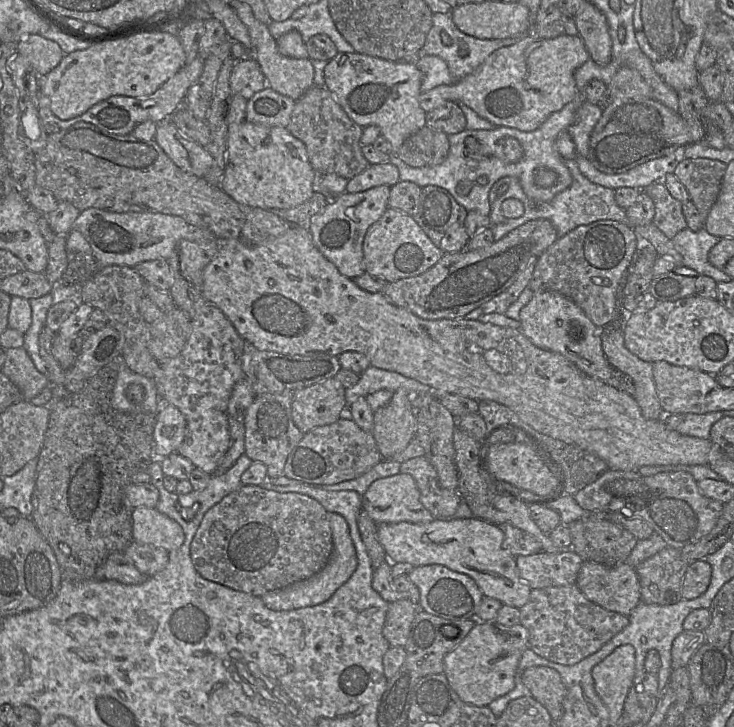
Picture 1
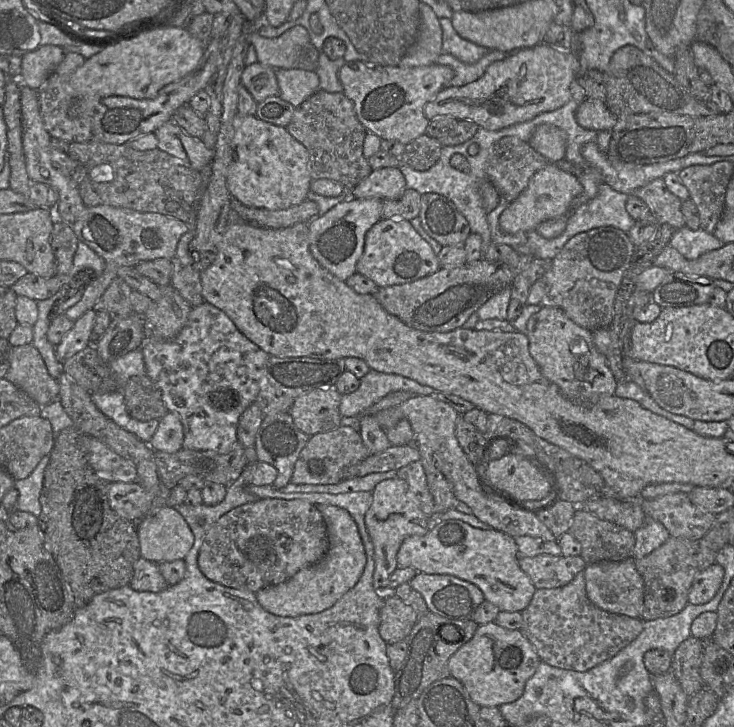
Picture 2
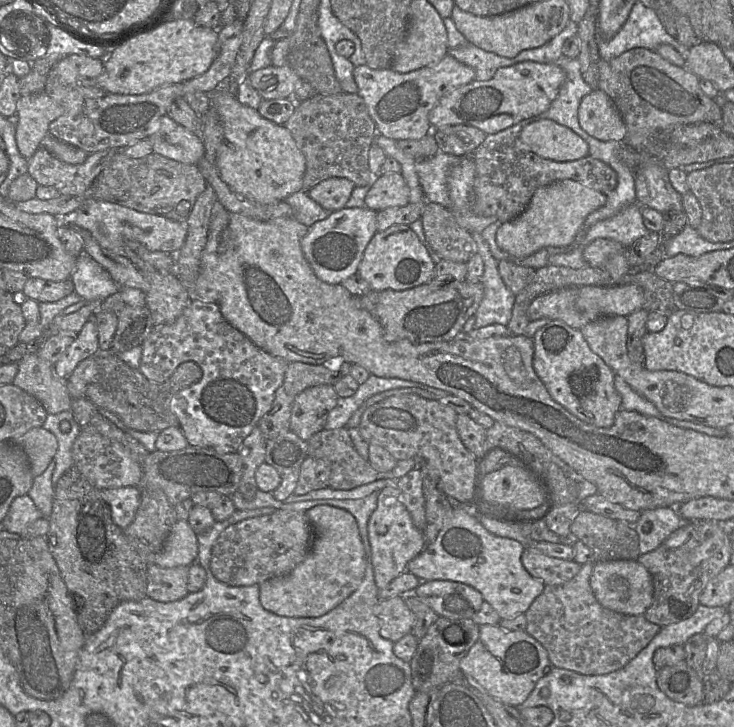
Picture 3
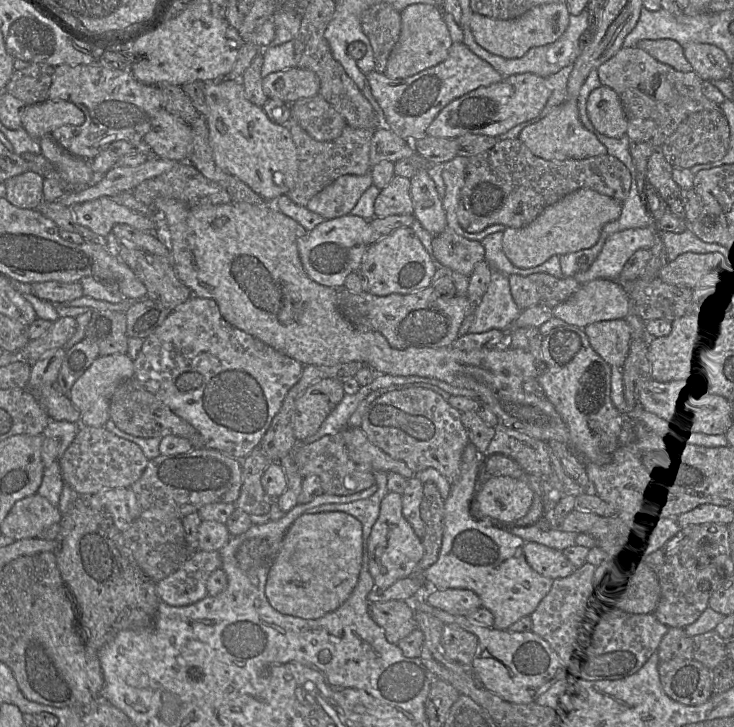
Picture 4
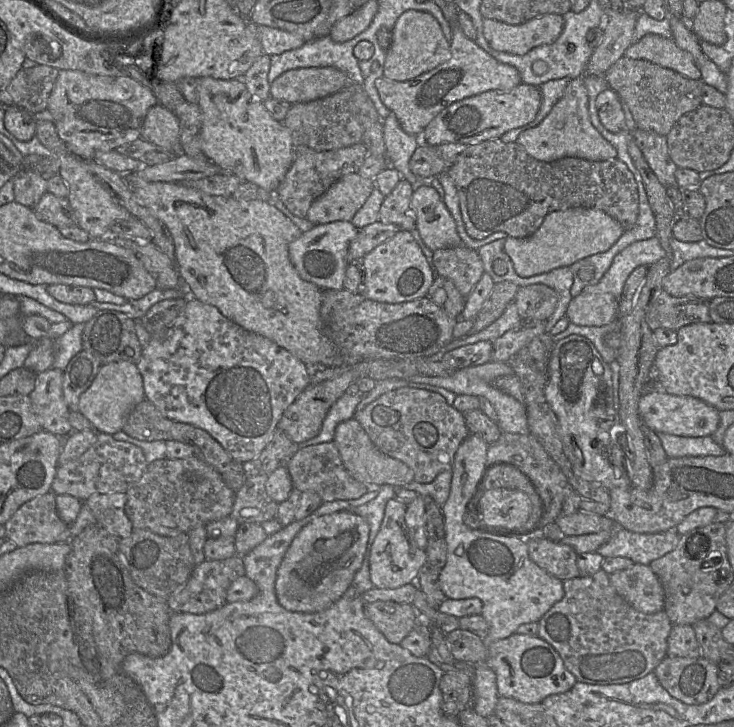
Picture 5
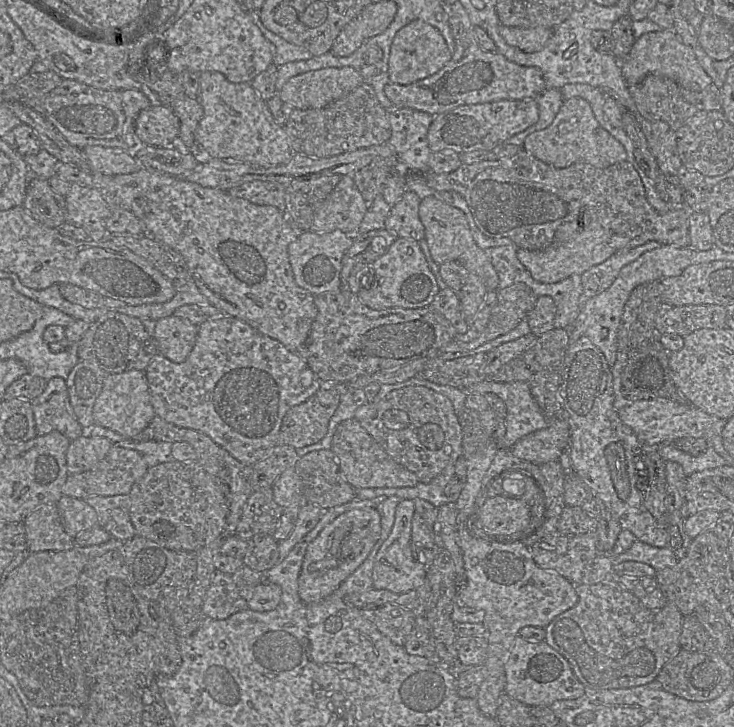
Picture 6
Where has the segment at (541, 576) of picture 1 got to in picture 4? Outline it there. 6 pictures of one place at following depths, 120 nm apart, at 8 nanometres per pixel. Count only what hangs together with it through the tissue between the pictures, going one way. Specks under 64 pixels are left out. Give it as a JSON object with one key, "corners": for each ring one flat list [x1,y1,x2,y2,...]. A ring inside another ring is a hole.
{"corners":[[525,542,524,554,534,571,552,580,566,578,577,570,562,551,539,543]]}

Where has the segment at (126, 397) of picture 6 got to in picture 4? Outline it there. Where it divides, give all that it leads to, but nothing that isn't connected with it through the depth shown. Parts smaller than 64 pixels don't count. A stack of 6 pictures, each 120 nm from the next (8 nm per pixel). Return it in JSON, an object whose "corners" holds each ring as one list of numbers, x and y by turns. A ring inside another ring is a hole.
{"corners":[[127,354,99,356,91,366,77,379,69,391,69,398,80,413,80,425,105,427,110,420,110,398,117,386,134,377,134,360]]}

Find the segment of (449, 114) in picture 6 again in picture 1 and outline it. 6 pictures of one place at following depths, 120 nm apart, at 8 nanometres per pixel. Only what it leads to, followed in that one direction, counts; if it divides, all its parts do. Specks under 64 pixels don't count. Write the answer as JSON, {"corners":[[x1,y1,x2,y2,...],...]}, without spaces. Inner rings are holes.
{"corners":[[533,33,515,44,493,52,470,75,451,85,440,85,419,97,426,112,446,101,465,104,495,127,511,127,521,131,537,129,552,113,560,111,578,95,575,72,590,58,579,35,562,34,543,39]]}

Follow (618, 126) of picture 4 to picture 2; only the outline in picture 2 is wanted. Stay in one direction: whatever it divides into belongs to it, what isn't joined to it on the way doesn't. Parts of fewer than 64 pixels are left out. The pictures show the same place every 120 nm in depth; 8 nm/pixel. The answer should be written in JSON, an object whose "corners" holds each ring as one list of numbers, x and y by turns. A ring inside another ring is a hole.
{"corners":[[587,97,576,110,576,121,588,130,612,132,617,117,610,111,605,101]]}

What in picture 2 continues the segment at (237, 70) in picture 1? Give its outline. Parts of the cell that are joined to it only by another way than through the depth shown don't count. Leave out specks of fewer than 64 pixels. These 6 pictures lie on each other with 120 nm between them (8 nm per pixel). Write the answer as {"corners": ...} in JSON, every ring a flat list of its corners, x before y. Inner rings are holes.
{"corners":[[258,62,245,66,241,85,250,92,257,103,267,97,279,95,275,70]]}

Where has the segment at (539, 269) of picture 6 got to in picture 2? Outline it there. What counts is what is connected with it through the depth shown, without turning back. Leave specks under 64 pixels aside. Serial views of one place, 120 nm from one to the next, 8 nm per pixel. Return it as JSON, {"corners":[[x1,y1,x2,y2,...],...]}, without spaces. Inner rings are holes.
{"corners":[[550,162,546,167,537,171,530,178,526,189,516,200,509,203,500,216,500,227,508,234,536,230,544,221,567,216,574,207,574,200,583,193,583,190,577,176,561,170,555,163]]}

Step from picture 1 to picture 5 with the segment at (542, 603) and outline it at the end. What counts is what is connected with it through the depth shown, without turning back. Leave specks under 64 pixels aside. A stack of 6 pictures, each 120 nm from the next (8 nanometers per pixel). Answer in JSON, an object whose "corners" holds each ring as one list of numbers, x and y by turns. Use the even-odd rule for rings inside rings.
{"corners":[[600,569,591,576,563,581,564,597,538,621,537,636,548,642,562,658,577,681,594,685,625,684,654,672,667,656,672,622,664,611,644,614,634,609,614,589,609,574]]}

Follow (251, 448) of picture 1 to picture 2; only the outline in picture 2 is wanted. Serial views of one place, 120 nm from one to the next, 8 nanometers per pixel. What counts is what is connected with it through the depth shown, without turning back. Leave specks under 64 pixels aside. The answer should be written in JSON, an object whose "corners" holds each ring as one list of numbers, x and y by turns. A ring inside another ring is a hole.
{"corners":[[277,412,264,415,255,438,257,460,273,465,277,470,277,477,273,486,282,489,291,482,294,465,305,447,310,436,299,430,290,412]]}

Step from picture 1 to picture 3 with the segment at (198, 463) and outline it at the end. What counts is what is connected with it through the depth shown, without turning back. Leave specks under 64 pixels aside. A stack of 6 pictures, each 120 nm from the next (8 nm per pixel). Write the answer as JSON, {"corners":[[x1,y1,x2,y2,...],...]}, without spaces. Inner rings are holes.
{"corners":[[193,299,181,313,181,315,172,323,157,325,152,332,142,343,142,357,139,366,139,371,149,380,156,383,164,383,174,373,176,368,184,362,193,361,197,363,202,371,202,378,195,384,177,392,171,400,171,410,179,420,179,427,185,435,188,444,194,447,213,448,219,453,234,453,238,452,244,439,251,433,251,431,258,425,260,419,271,409,277,389,282,385,285,371,288,362,280,357,275,357,260,347,256,346,248,337,246,337,239,330,234,328,223,317,220,308,212,302,204,302,200,299]]}

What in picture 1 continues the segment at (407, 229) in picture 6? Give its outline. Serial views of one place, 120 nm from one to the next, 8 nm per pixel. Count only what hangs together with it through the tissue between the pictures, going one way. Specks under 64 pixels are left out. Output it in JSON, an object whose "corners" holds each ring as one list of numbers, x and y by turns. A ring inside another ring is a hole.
{"corners":[[391,163,371,164,360,174,348,180,347,193,366,191,376,186,394,186,400,180,398,168]]}

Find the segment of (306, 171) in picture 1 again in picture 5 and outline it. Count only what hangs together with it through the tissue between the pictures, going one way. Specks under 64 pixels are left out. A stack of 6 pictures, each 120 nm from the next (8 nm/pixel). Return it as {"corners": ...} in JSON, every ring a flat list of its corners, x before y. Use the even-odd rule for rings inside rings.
{"corners":[[203,77,199,81,198,92,198,105,202,112,200,143,206,158,225,173,239,176,269,192,276,192,294,161,295,146,289,129,271,116,263,102,251,95,242,79]]}

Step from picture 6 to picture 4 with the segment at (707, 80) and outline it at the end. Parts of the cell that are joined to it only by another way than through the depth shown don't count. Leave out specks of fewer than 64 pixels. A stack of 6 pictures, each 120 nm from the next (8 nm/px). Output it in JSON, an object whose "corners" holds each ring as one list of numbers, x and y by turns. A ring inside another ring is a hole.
{"corners":[[641,40,636,47,679,72,688,73,693,71,691,64,684,56,683,47,674,40]]}

